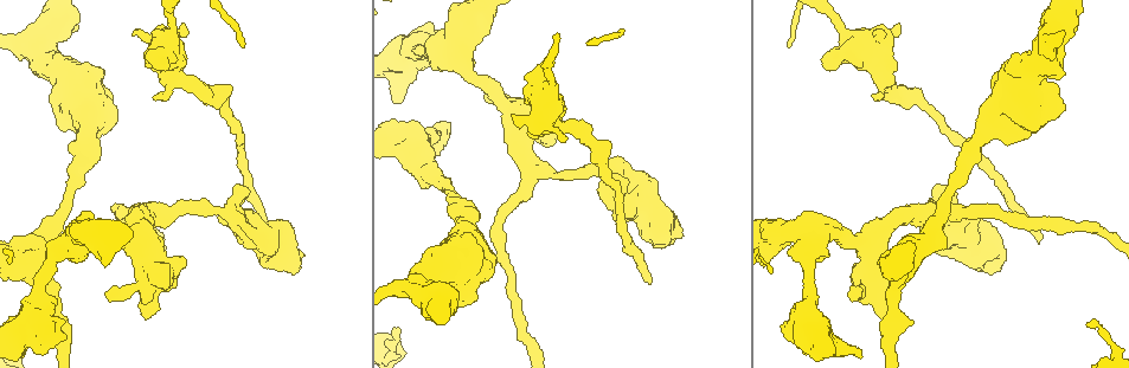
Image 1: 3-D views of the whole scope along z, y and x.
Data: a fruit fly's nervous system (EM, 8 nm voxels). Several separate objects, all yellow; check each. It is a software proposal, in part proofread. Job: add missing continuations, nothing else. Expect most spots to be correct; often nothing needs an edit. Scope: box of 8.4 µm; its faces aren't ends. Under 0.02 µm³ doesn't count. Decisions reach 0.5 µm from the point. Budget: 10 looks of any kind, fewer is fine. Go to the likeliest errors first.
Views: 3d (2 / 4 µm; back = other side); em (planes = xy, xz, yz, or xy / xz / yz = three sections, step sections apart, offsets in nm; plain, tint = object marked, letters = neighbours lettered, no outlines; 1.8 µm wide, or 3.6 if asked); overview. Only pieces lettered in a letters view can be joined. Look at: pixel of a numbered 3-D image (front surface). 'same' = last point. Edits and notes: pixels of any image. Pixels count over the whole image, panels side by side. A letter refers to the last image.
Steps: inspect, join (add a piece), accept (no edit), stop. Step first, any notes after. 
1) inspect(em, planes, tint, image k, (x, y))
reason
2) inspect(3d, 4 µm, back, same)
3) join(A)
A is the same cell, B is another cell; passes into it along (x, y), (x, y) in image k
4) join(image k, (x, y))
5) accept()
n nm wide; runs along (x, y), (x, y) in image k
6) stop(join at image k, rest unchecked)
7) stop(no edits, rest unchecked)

inspect(3d, 4 µm, back, image 1, (650, 281))
free end

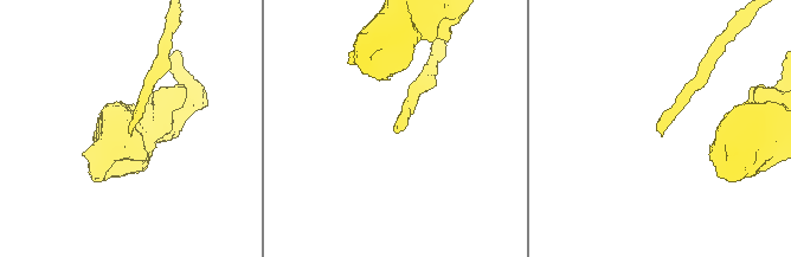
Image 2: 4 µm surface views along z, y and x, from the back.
inspect(em, xz, step 4, tint, image 2, (132, 133))

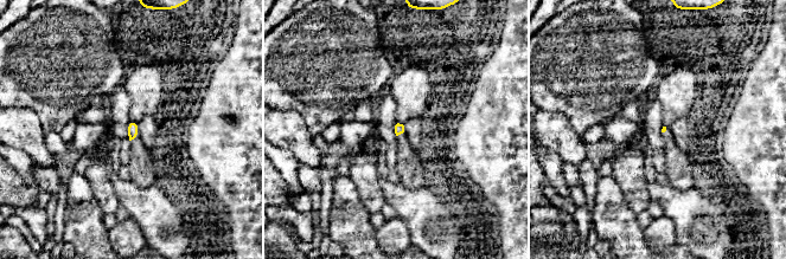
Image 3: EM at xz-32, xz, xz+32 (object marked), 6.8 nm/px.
inspect(em, planes, letters, same)

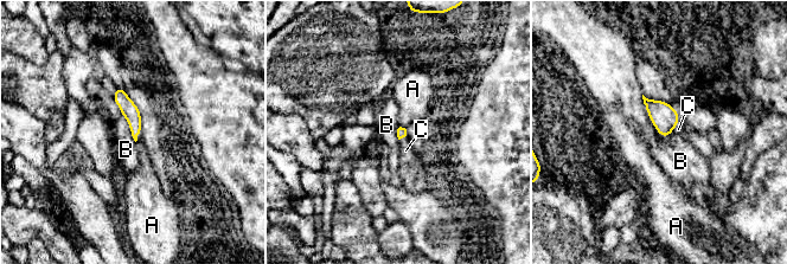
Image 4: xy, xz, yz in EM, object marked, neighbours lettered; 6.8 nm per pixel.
join(C)
C is the same cell, A and B are other cells; passes into it along (401, 132), (402, 137), (405, 150) in image 4; the neuron continues

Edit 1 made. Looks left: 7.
inspect(em, xy, step 4, letters, image 1, (393, 328))
branch stops here

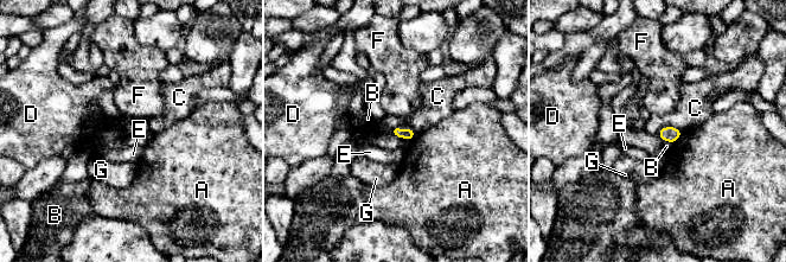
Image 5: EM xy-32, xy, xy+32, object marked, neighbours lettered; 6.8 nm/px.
accept()
A, B, C, D, E, F and G are other cells; border along (683, 132), (663, 126), (656, 133) in image 5; no lettered piece goes on from it

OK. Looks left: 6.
inspect(em, planes, tint, image 1, (881, 97))
branch stops here

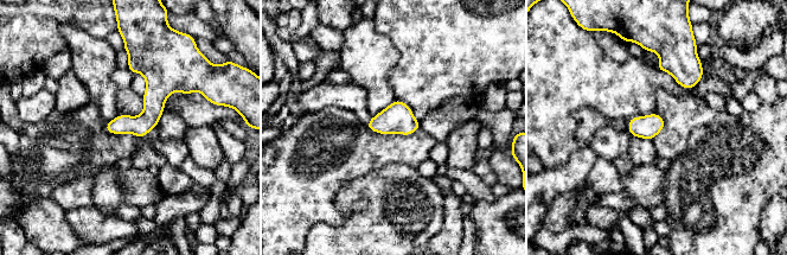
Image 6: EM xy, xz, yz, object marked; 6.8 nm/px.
inspect(em, planes, letters, same)

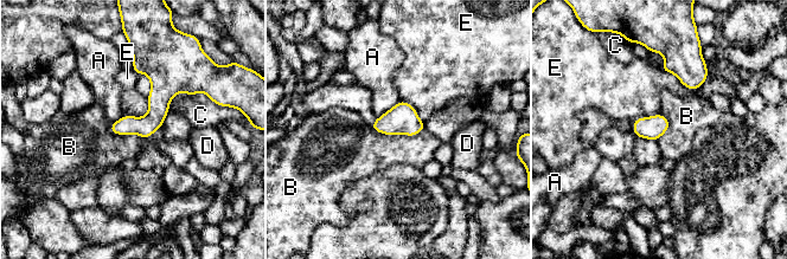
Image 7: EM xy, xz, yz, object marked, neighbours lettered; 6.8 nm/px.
accept()
A, B, C, D and E are other cells; border along (162, 124), (147, 137), (109, 131) in image 7; no lettered piece goes on from it

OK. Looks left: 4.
inspect(3d, 4 µm, image 1, (23, 45))

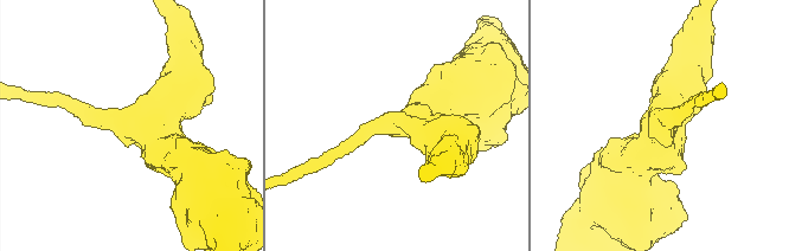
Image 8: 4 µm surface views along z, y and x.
inspect(em, 3.6 µm, xz, step 16, tint, image 8, (400, 120))
3 arms; arms of 220, 650, 700 nm

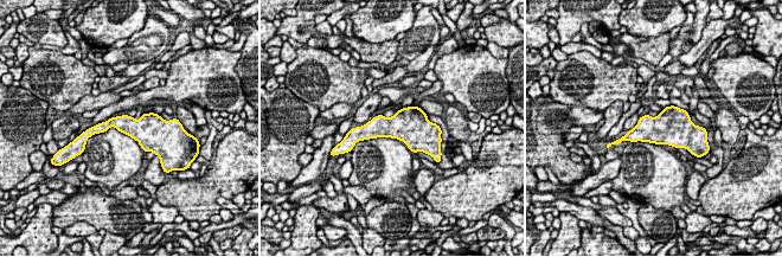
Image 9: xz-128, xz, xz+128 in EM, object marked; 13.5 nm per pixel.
inspect(em, 3.6 µm, planes, letters, same)

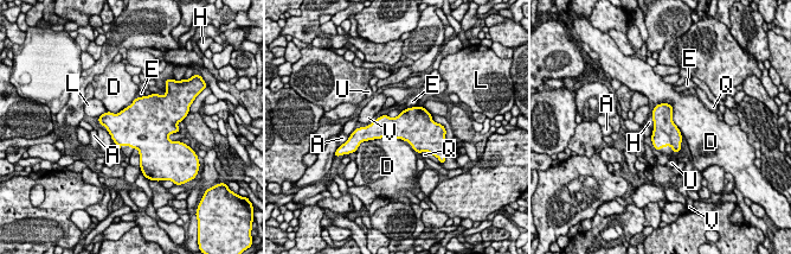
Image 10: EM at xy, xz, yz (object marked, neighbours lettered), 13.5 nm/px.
accept()
A, D, E, H, L, Q, U and V are other cells; border along (651, 113), (653, 133), (650, 135) in image 10; no lettered piece goes on from it

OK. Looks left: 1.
stop(join at image 4, rest unchecked)

